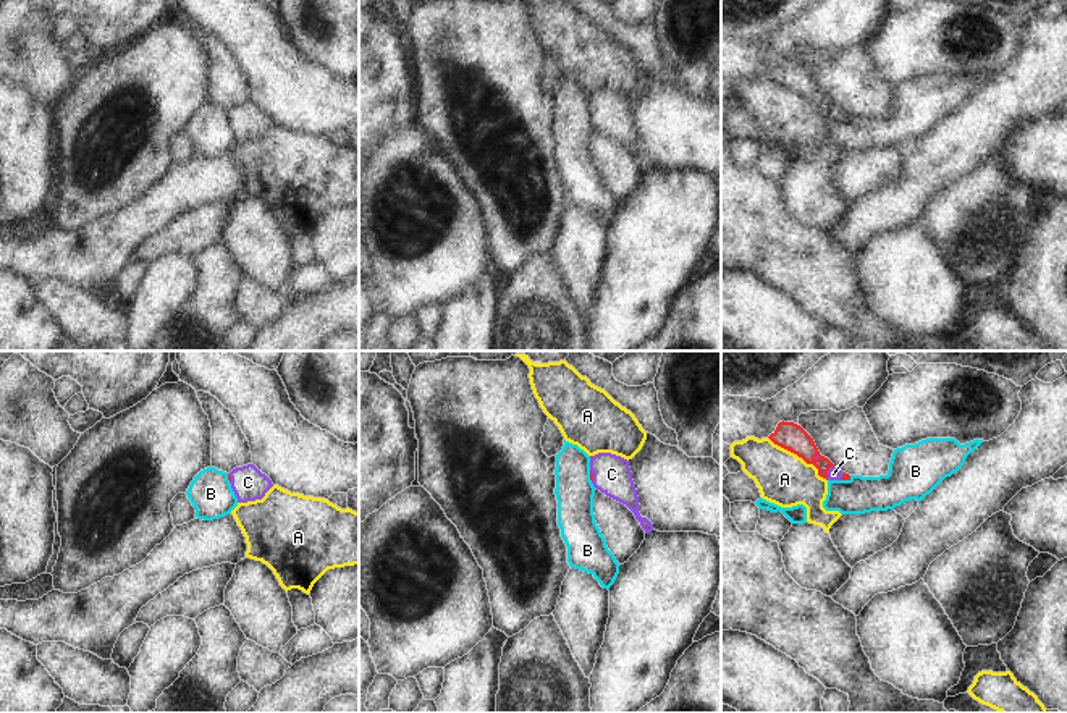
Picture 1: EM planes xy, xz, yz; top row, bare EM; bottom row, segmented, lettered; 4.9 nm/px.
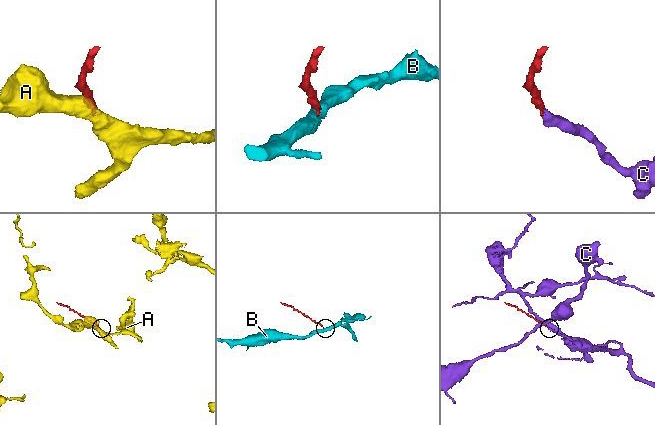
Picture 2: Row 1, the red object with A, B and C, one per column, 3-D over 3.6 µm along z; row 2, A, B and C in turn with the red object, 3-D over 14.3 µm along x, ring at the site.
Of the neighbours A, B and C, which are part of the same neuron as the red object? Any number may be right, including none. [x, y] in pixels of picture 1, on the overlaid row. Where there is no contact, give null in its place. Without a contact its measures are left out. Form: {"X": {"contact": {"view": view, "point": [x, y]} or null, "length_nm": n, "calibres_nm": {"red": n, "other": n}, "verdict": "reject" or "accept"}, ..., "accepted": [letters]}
{"A": {"contact": {"view": "yz", "point": [799, 456]}, "length_nm": 360, "calibres_nm": {"red": 140, "other": 260}, "verdict": "reject"}, "B": {"contact": {"view": "yz", "point": [846, 479]}, "length_nm": 60, "calibres_nm": {"red": 30, "other": 190}, "verdict": "reject"}, "C": {"contact": {"view": "yz", "point": [826, 472]}, "length_nm": 80, "calibres_nm": {"red": 140, "other": 60}, "verdict": "accept"}, "accepted": ["C"]}

